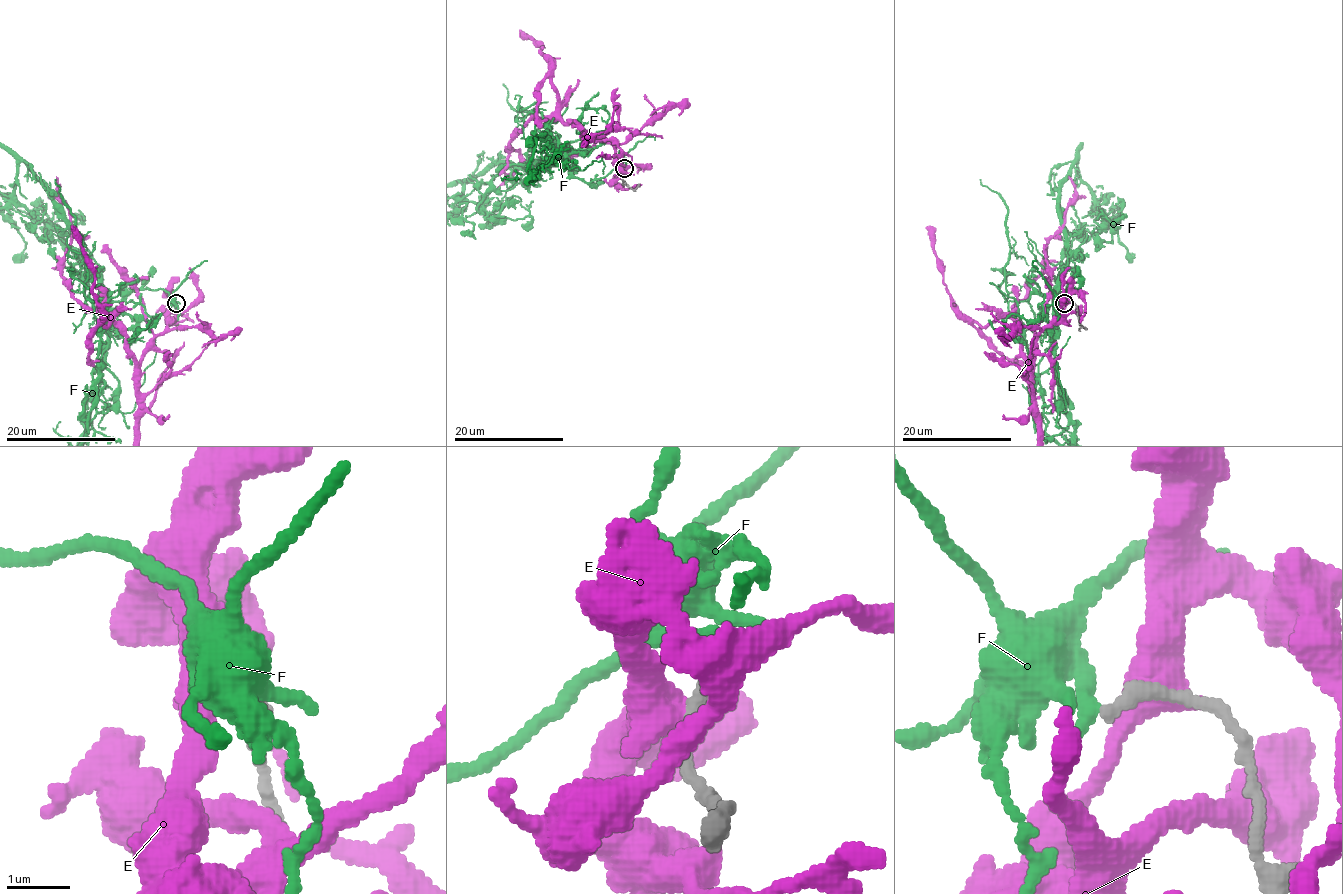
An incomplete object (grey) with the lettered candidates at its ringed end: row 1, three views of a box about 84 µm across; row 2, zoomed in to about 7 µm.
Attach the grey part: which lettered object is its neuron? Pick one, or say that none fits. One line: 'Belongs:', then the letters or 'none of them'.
Belongs: none of them

